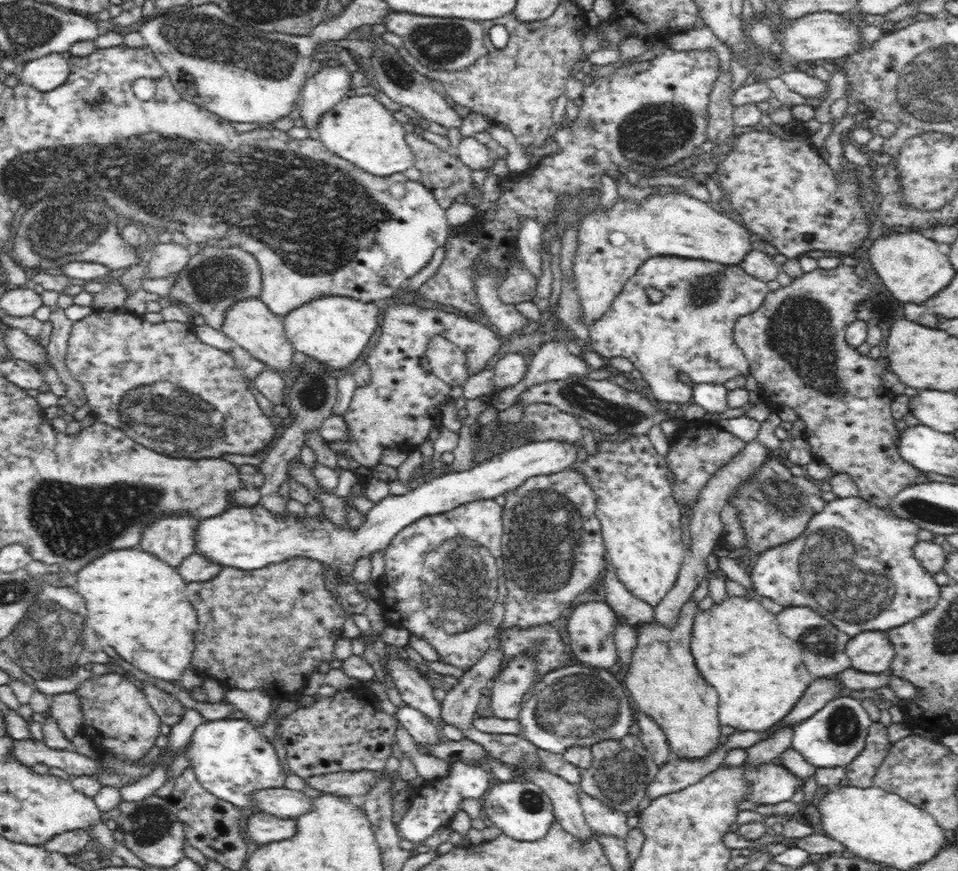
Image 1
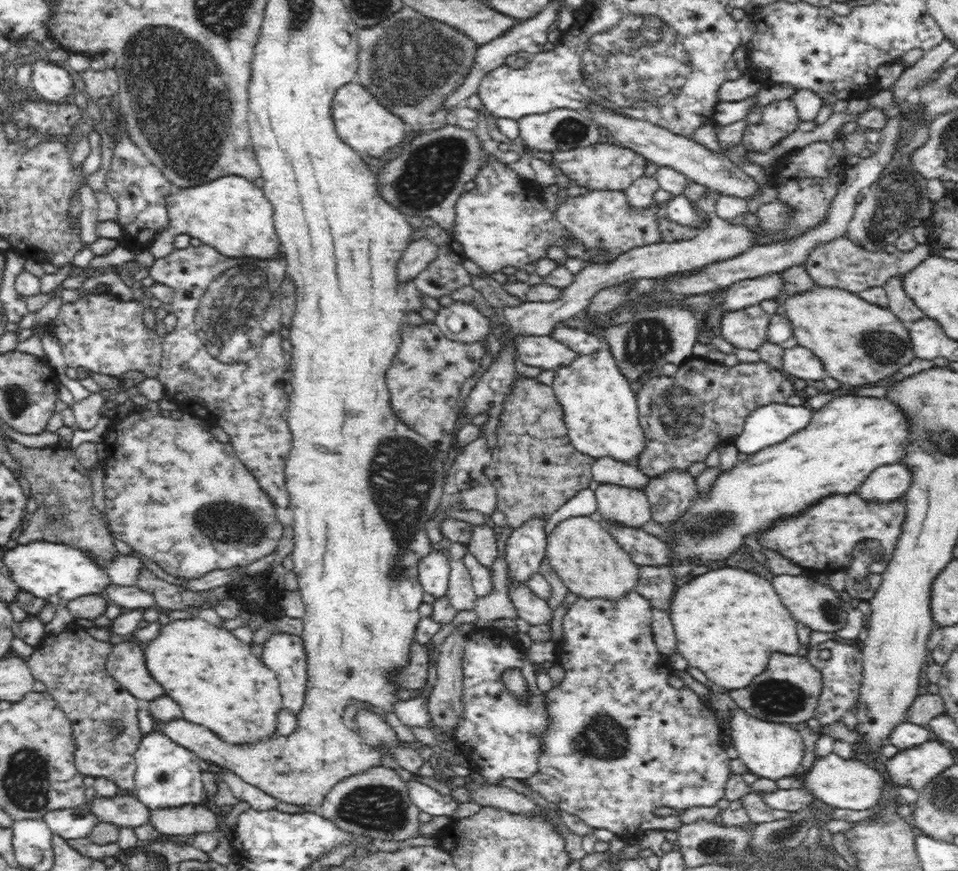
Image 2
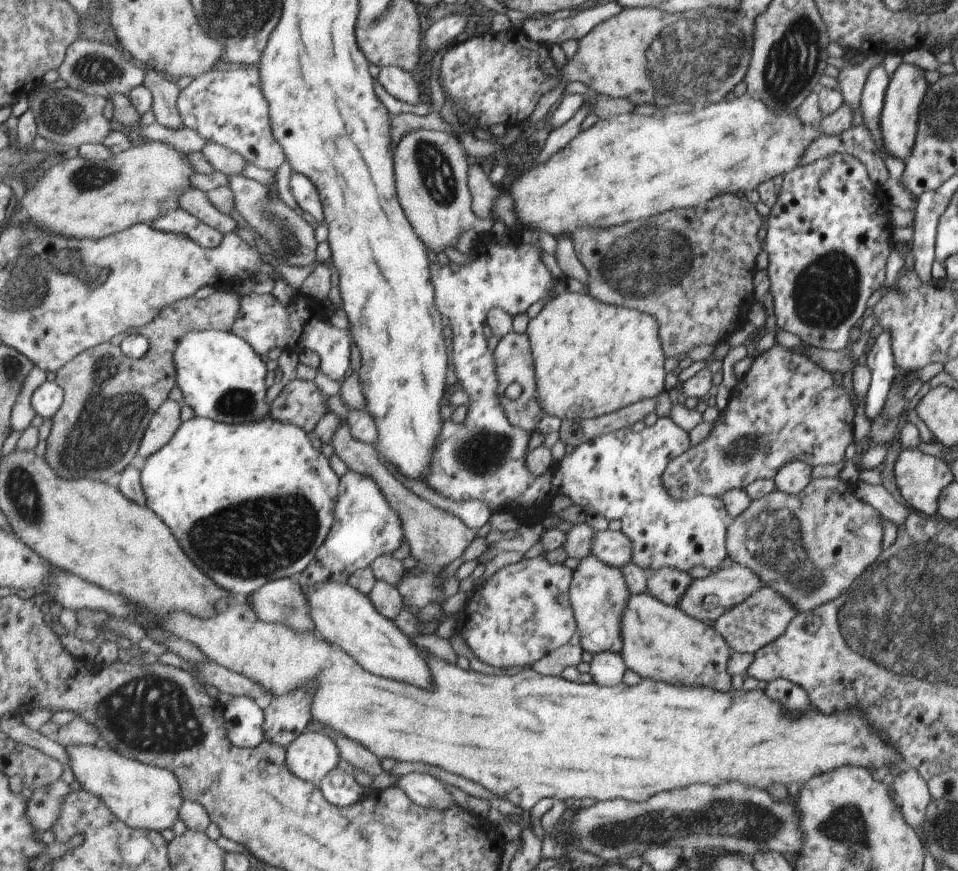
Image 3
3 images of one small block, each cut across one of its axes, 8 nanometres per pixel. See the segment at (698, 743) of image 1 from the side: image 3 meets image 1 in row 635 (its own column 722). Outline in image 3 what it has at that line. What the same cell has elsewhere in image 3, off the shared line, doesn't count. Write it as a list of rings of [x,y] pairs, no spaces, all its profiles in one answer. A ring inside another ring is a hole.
[[[649,593],[643,594],[631,594],[632,598],[628,600],[628,606],[625,607],[624,616],[622,617],[621,627],[621,647],[620,654],[624,662],[625,668],[629,668],[632,672],[635,672],[640,678],[655,678],[655,680],[663,680],[667,684],[677,686],[701,686],[701,688],[710,688],[714,691],[721,692],[721,690],[729,690],[729,673],[727,672],[728,660],[731,658],[732,650],[728,642],[724,640],[724,637],[716,631],[714,627],[703,624],[702,621],[695,620],[687,613],[684,613],[679,607],[666,605],[664,602],[657,600],[656,597],[652,597]]]

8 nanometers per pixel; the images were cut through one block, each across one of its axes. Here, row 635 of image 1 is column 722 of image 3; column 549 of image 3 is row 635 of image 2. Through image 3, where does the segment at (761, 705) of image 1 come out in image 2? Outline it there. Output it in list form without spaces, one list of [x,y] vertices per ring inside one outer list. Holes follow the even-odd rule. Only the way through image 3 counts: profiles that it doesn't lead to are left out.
[[[722,565],[705,574],[682,580],[670,602],[672,612],[669,616],[677,638],[677,651],[684,654],[690,666],[702,670],[715,687],[727,692],[746,689],[754,676],[766,670],[768,658],[774,652],[797,654],[801,647],[793,616],[782,606],[780,596],[772,588],[771,581],[756,574],[752,570]]]

